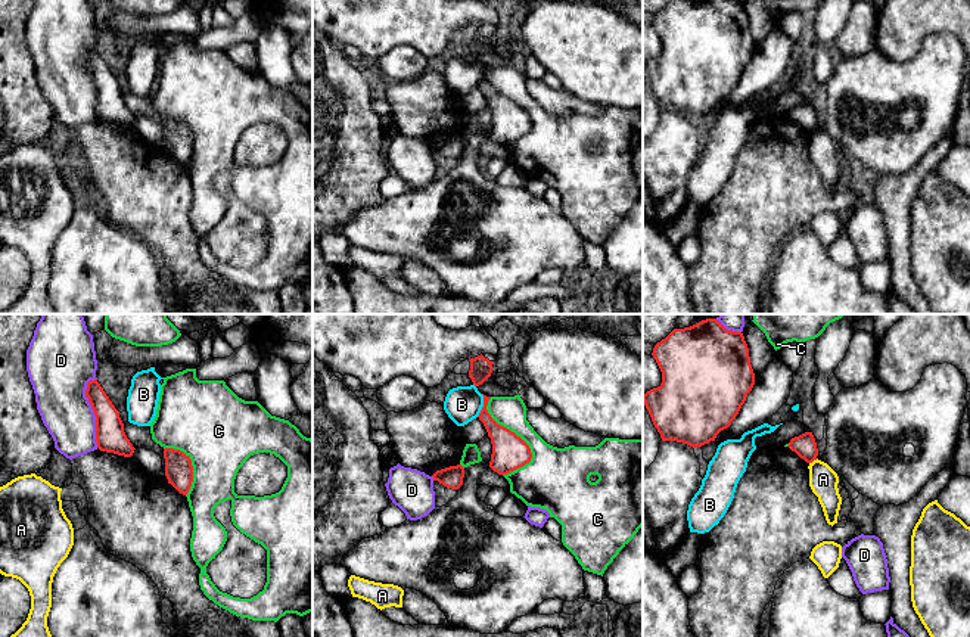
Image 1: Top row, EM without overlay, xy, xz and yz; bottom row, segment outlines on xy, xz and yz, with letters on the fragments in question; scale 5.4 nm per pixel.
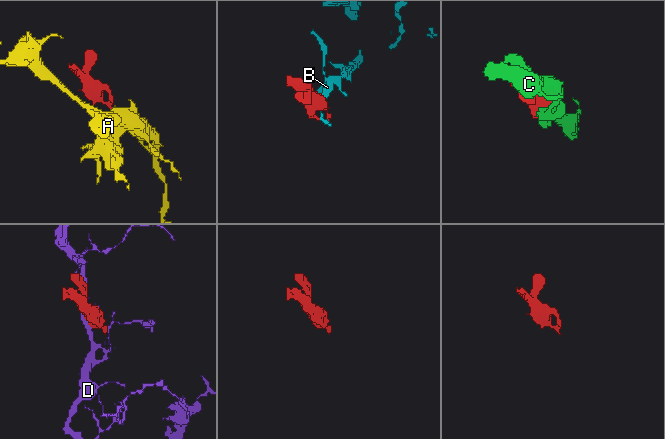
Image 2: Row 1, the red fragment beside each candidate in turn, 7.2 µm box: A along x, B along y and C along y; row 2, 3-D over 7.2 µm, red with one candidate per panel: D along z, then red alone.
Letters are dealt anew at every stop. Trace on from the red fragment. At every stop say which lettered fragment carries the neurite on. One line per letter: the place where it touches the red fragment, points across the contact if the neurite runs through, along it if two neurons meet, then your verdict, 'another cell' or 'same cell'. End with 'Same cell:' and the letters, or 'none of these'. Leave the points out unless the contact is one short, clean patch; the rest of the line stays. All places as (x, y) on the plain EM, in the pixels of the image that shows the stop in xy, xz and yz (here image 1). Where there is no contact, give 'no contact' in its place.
A: contact yz (813, 130); border yz (817, 129), (810, 133); another cell
B: contact xz (484, 75); border xz (482, 64), (482, 78), (476, 86); another cell
C: contact xz (519, 106); another cell
D: contact xy (93, 80); another cell
Same cell: none of these

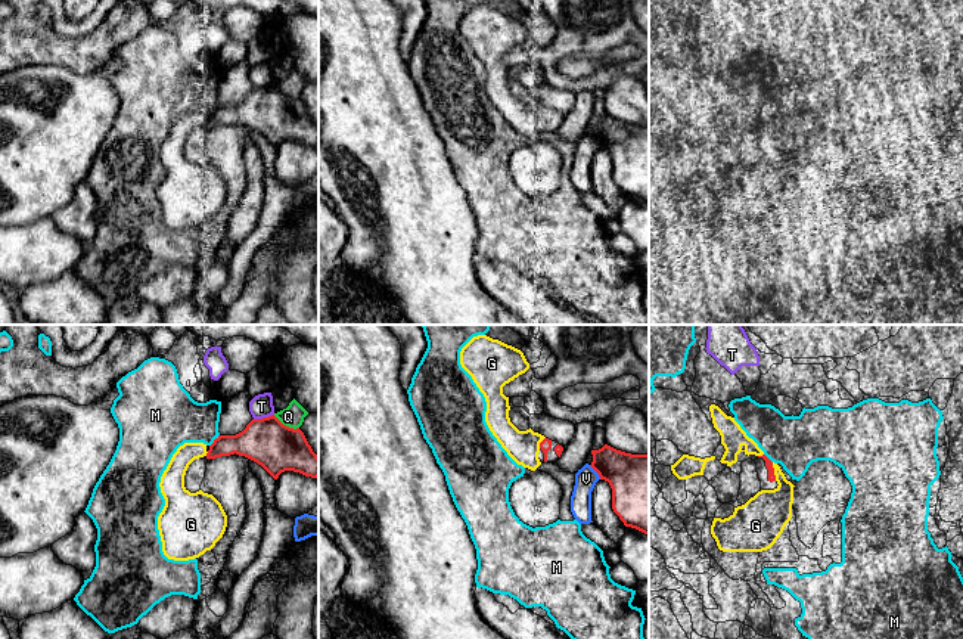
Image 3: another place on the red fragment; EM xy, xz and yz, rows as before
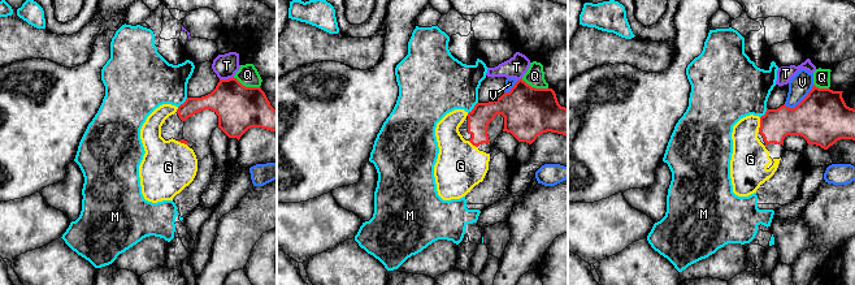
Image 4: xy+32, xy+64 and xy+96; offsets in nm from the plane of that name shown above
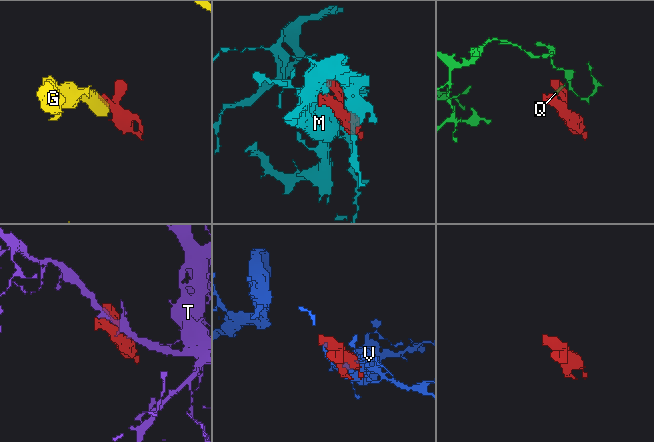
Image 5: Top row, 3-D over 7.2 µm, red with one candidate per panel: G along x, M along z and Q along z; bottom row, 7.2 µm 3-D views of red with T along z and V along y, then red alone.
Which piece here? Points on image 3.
G: contact yz (773, 140); same cell
M: contact xy (214, 109); another cell
Q: contact xy (285, 95); border xy (273, 84), (283, 93), (298, 98); another cell
T: contact xy (263, 87); another cell
V: contact xz (596, 140); another cell
Same cell: G

